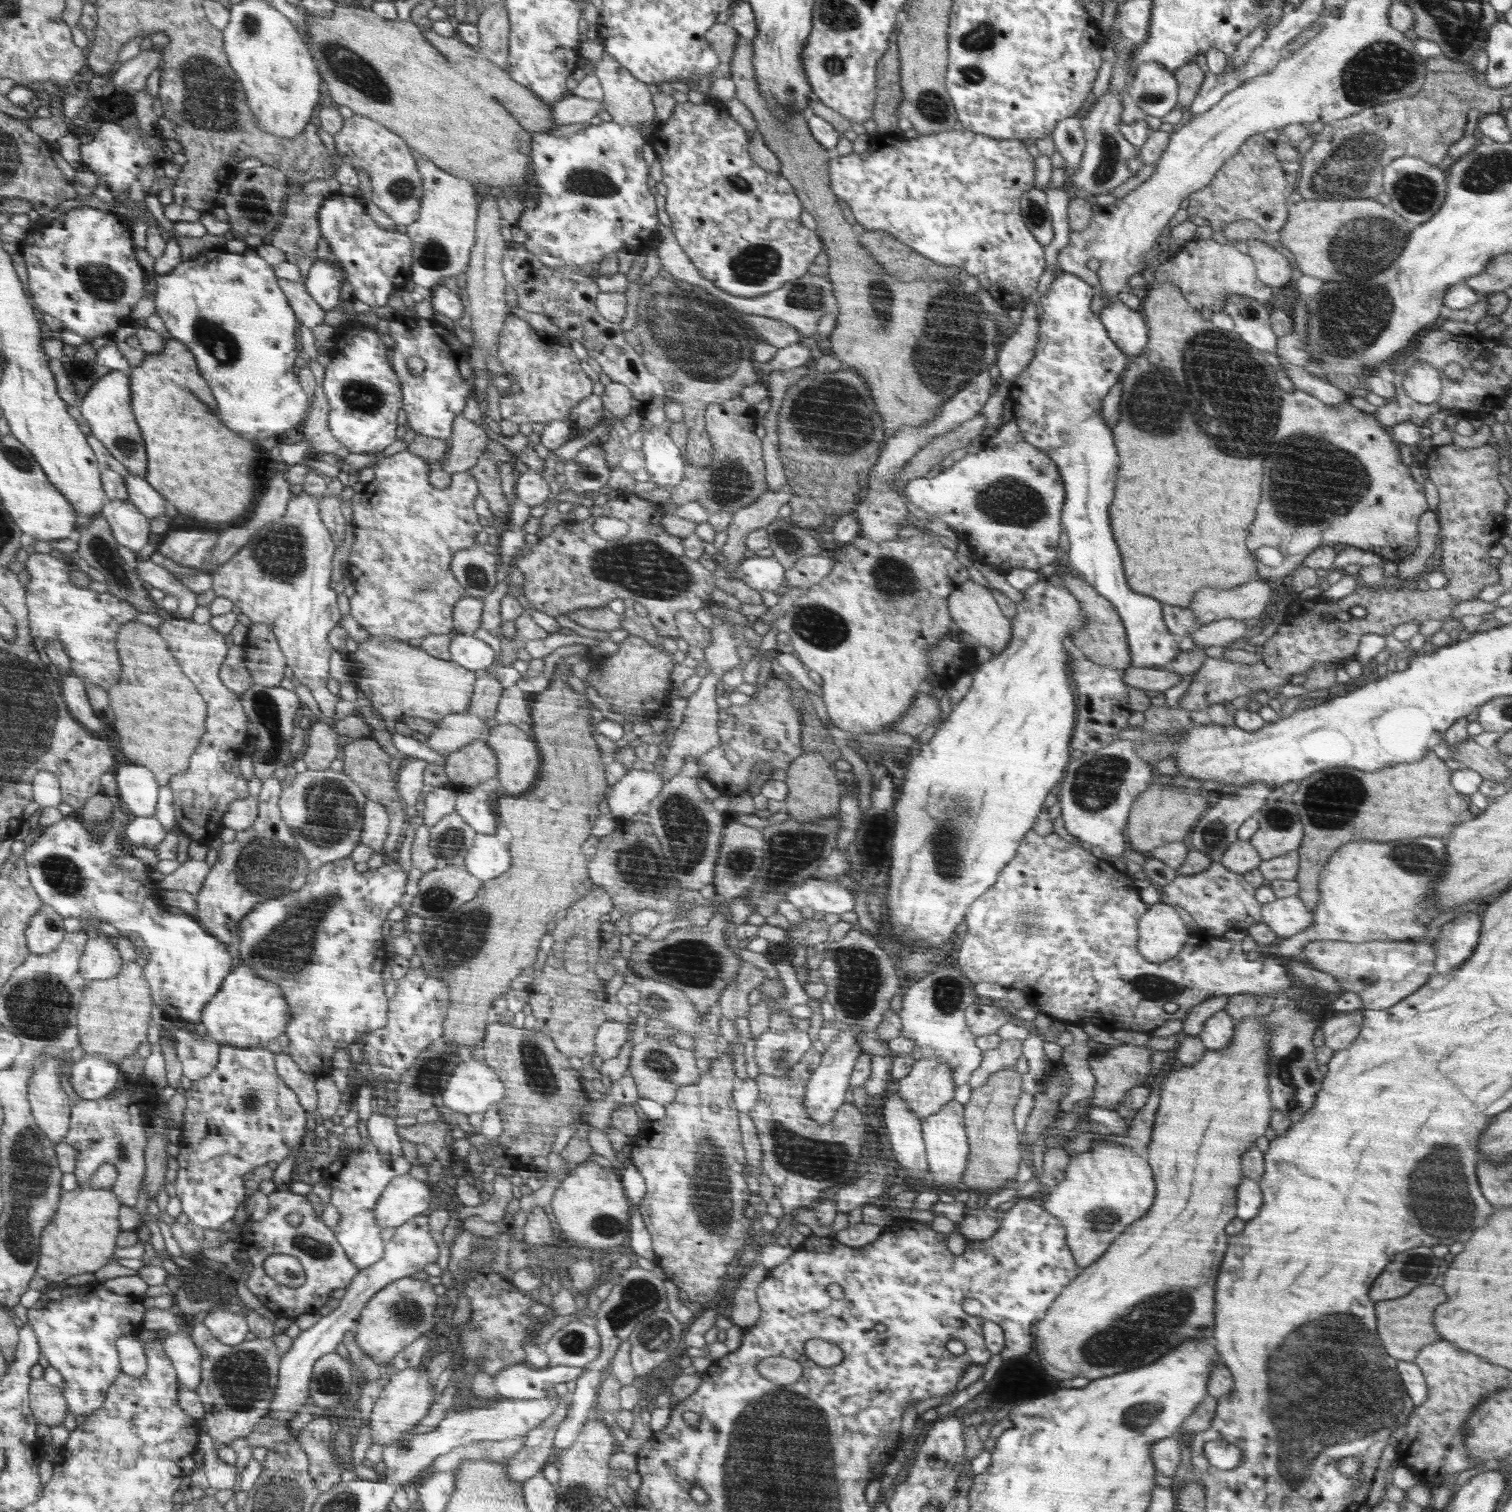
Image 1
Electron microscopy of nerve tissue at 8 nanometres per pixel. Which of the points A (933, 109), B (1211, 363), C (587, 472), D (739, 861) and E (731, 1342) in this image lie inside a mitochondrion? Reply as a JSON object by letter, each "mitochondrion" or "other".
{"A":"mitochondrion","B":"mitochondrion","C":"mitochondrion","D":"mitochondrion","E":"other"}

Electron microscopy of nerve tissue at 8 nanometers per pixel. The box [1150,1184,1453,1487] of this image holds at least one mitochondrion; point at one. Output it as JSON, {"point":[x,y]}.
{"point":[1417,1267]}

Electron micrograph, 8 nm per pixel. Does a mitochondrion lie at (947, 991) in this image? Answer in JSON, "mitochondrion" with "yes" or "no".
{"mitochondrion":"yes"}

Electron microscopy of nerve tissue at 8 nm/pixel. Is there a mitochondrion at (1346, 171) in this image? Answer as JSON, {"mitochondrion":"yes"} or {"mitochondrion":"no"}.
{"mitochondrion":"yes"}

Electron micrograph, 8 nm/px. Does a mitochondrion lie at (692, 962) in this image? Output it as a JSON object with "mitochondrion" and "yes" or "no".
{"mitochondrion":"yes"}

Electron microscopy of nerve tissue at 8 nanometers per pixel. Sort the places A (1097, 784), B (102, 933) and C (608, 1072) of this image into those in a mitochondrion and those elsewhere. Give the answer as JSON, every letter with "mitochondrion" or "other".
{"A":"mitochondrion","B":"other","C":"other"}

